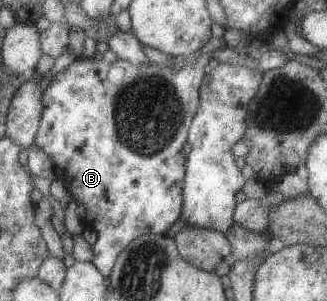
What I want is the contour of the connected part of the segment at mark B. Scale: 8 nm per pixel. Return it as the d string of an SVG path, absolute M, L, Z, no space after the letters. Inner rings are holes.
M199 52L185 55L185 57L183 55L173 56L171 65L157 65L157 63L151 61L139 65L139 63L129 63L129 61L123 61L119 58L115 63L109 63L104 59L75 58L73 63L55 73L53 80L43 93L41 121L37 135L35 135L34 144L41 151L45 151L45 153L52 156L56 163L57 179L62 180L77 203L81 203L85 207L85 220L88 222L88 226L95 230L98 235L97 241L92 247L94 251L92 262L106 279L111 275L117 256L129 243L137 237L147 234L167 234L169 228L181 217L183 211L182 189L186 172L186 157L183 153L183 146L188 141L190 125L199 109L200 87L207 72L207 63L209 63L210 57L210 54L201 55Z

